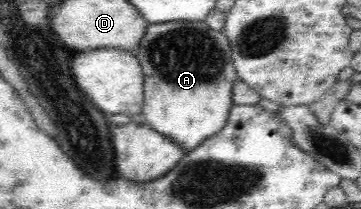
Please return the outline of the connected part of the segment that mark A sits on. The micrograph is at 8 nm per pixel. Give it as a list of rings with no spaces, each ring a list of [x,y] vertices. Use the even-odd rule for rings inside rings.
[[[205,22],[150,25],[140,42],[138,58],[144,70],[141,114],[152,130],[172,140],[186,154],[224,129],[234,106],[233,86],[239,76],[223,32],[211,30]],[[170,32],[176,34],[174,44],[168,42]]]

